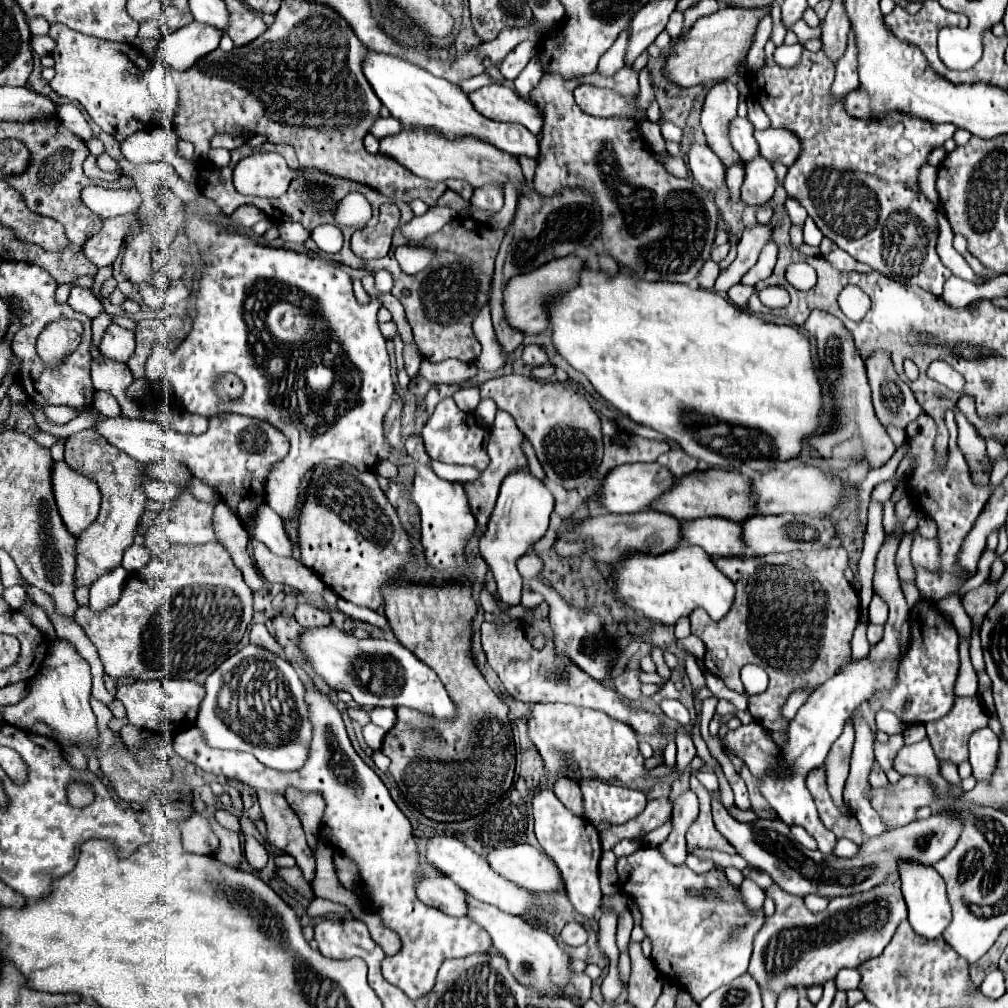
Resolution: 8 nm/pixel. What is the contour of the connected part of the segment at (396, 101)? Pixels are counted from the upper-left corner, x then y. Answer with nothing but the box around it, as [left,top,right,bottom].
[362,52,540,158]

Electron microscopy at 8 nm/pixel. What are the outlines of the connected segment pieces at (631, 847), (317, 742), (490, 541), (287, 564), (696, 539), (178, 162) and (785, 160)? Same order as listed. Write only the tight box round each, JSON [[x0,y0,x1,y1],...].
[[612,839,640,858],[174,688,492,1000],[480,468,554,604],[252,540,326,596],[680,516,746,558],[120,126,196,184],[754,130,800,166]]

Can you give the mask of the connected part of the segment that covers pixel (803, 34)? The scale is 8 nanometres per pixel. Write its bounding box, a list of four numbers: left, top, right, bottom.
[790,20,822,44]

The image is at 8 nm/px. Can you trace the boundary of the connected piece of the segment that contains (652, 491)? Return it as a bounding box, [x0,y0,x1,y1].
[596,462,674,514]

